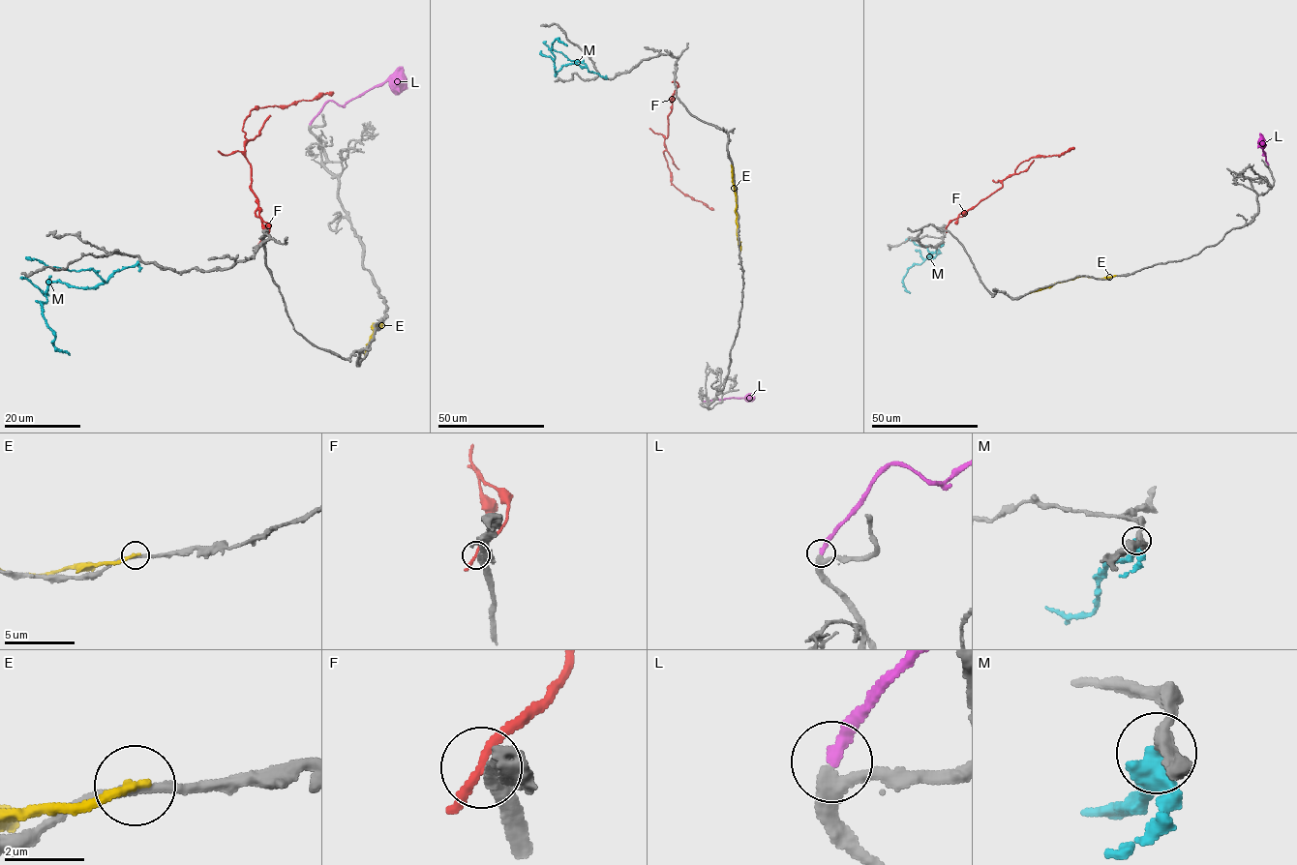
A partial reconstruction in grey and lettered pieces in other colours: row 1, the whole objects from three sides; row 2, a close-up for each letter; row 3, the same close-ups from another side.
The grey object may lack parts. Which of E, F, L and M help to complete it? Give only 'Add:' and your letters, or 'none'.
Add: L, M

